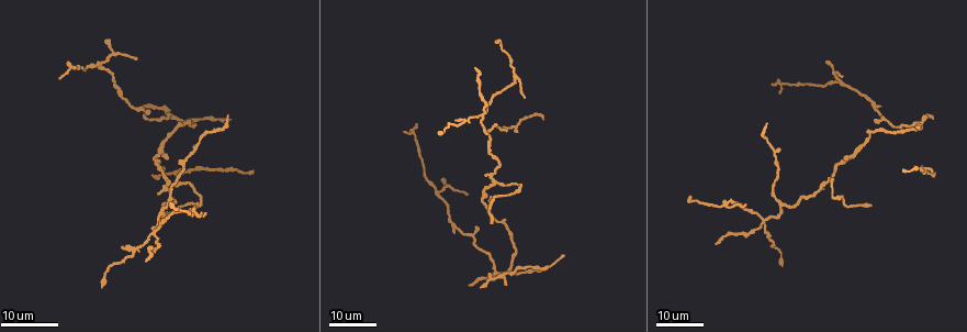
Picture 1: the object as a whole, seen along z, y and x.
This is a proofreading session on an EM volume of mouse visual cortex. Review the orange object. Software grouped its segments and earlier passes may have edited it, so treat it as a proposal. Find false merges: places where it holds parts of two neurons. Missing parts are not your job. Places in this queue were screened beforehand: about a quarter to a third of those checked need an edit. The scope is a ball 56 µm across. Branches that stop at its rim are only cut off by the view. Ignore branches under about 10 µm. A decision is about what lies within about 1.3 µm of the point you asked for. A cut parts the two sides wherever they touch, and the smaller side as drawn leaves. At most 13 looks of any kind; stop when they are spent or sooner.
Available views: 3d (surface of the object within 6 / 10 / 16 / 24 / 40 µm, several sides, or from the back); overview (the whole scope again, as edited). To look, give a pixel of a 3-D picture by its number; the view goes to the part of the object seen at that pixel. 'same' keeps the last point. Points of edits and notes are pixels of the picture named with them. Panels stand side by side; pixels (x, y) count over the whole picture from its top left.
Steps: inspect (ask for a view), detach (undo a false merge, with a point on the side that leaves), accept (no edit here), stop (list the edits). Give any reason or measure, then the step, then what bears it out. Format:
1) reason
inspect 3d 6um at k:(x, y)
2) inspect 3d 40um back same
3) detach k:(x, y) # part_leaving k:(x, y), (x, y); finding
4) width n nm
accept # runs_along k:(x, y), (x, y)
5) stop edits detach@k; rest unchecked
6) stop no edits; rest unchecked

sudden change in width
inspect 3d 16um at 1:(887, 119)

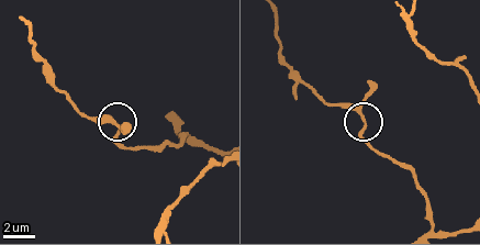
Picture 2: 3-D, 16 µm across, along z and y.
zoom in
inspect 3d 10um at 2:(361, 118)

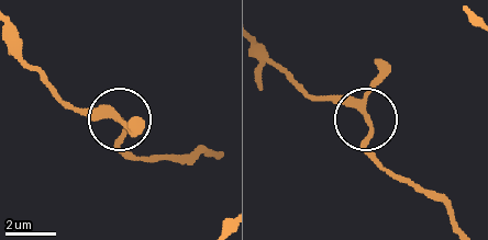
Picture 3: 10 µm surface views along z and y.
arms 3
accept # runs_along 3:(215, 153), (136, 158), (115, 114), (73, 107), (56, 93); all the same neuron

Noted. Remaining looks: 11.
two arms in line, one across
inspect 3d 24um at 1:(515, 124)

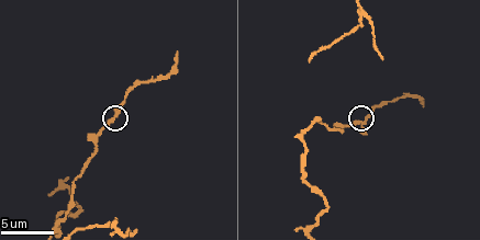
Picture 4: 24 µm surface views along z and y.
closer look
inspect 3d 6um at 4:(115, 114)

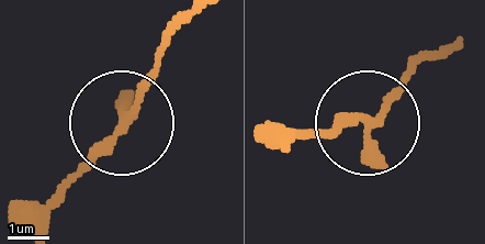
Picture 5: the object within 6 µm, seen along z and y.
arms 3
accept # runs_along 5:(45, 220), (167, 44); all the same neuron

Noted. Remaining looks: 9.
arms part here
inspect 3d 24um at 1:(176, 131)

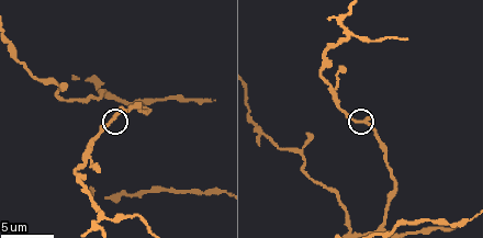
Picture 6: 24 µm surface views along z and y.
inspect 3d 10um at 6:(362, 122)

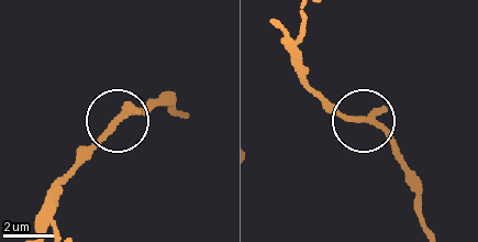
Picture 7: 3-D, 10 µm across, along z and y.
accept # runs_along 7:(363, 119), (417, 174); all the same neuron

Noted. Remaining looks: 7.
branch point
inspect 3d 16um at 4:(298, 135)

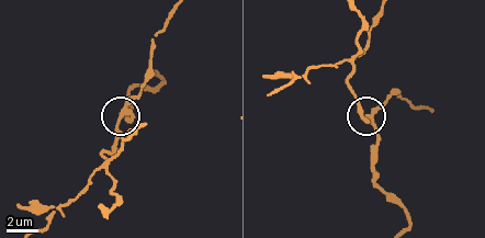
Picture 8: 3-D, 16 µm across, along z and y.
inspect 3d 6um at 8:(369, 117)

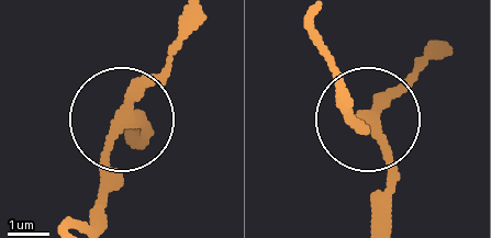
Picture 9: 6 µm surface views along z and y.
side_arm 25 um
accept # all the same neuron

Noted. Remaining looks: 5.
thin arm on a thick one
inspect 3d 24um at 1:(761, 220)

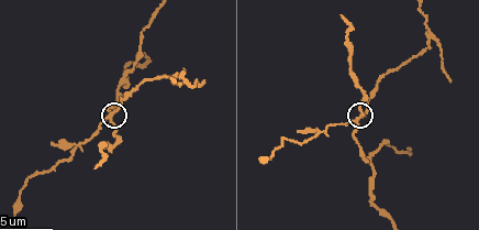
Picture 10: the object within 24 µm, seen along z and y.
inspect 3d 6um at 10:(112, 115)

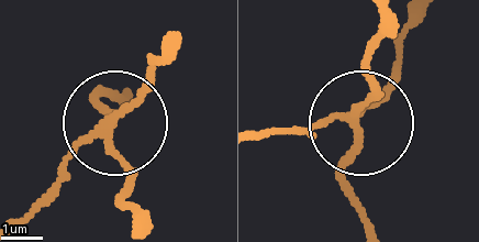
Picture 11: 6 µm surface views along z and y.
side_arm 17 um; arms 4
detach 11:(58, 168) # two neurons meet here

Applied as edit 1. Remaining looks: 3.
branch point
inspect 3d 6um at 6:(349, 32)

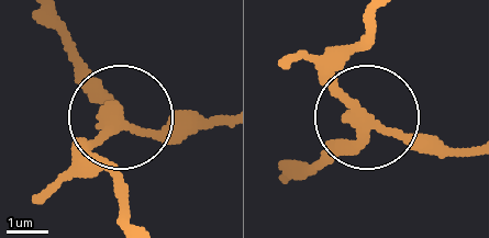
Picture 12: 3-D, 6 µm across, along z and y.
accept # runs_along 12:(291, 181), (365, 122), (456, 149); continuous, no second neuron

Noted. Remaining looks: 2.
stop edits detach@11; rest unchecked

